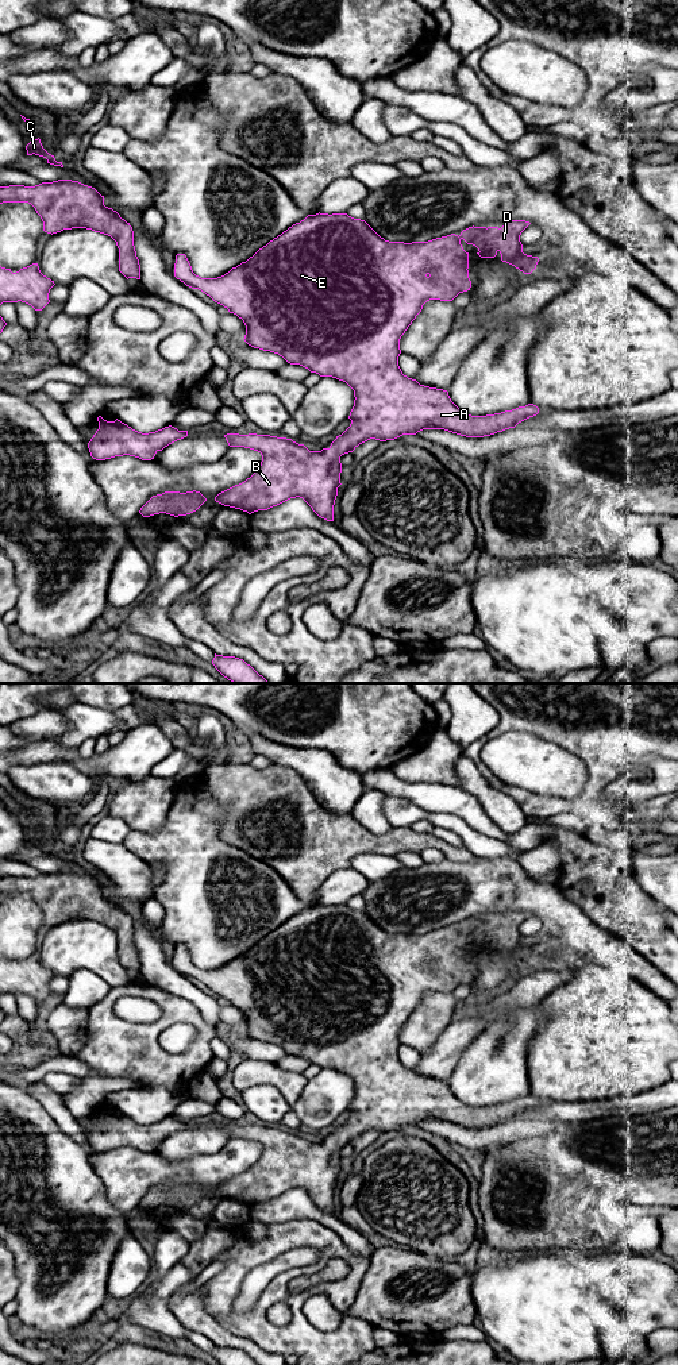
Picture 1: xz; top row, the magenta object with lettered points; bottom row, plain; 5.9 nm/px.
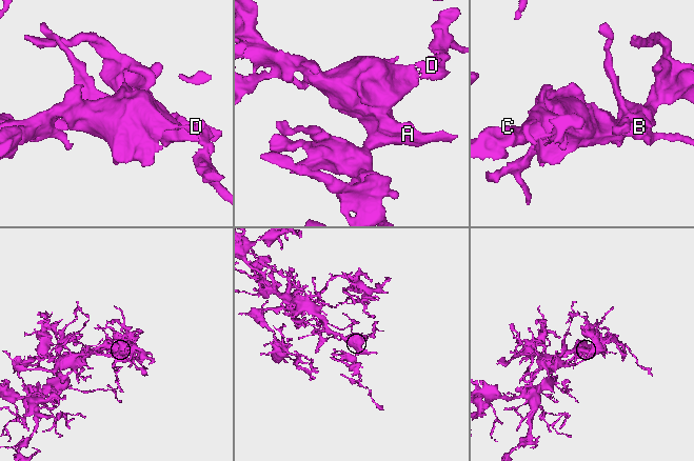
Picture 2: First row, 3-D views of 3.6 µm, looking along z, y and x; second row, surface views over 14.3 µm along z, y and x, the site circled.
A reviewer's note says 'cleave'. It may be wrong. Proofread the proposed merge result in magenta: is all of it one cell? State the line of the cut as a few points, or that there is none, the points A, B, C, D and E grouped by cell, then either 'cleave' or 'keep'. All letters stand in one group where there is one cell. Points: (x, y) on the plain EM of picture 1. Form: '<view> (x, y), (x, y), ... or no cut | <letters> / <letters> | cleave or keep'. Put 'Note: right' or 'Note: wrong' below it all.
no cut | A B C D E | keep
Note: wrong

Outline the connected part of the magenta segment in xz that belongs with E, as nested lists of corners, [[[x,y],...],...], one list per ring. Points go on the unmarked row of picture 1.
[[[316,905],[308,906],[300,914],[293,915],[281,926],[270,932],[266,937],[259,940],[253,948],[250,948],[246,953],[242,953],[236,959],[232,959],[228,964],[217,969],[201,969],[196,967],[192,961],[192,957],[185,945],[176,946],[174,955],[174,968],[184,973],[186,978],[192,980],[199,980],[207,987],[209,987],[215,994],[223,996],[228,1000],[230,1005],[236,1006],[239,1010],[243,1011],[246,1017],[246,1026],[244,1033],[254,1038],[263,1042],[270,1042],[282,1048],[290,1056],[300,1056],[308,1060],[311,1064],[316,1064],[320,1068],[332,1068],[339,1072],[346,1073],[354,1081],[354,1098],[350,1103],[348,1110],[351,1111],[350,1118],[331,1134],[328,1140],[323,1140],[321,1142],[309,1142],[304,1135],[298,1135],[292,1130],[286,1129],[277,1129],[270,1126],[239,1126],[239,1125],[227,1125],[224,1126],[230,1138],[244,1138],[254,1142],[258,1142],[262,1146],[262,1153],[259,1160],[244,1173],[235,1176],[215,1188],[215,1192],[230,1199],[240,1200],[247,1203],[249,1206],[258,1203],[258,1202],[267,1202],[273,1198],[277,1198],[290,1189],[300,1188],[303,1189],[312,1202],[321,1210],[327,1212],[334,1212],[334,1196],[338,1187],[338,1179],[340,1175],[340,1164],[342,1164],[342,1154],[340,1148],[348,1144],[353,1144],[359,1135],[375,1130],[380,1133],[394,1131],[402,1126],[416,1126],[423,1121],[444,1121],[461,1127],[466,1129],[484,1129],[490,1127],[497,1123],[502,1123],[509,1119],[515,1119],[519,1114],[533,1108],[539,1104],[539,1099],[533,1095],[528,1095],[525,1098],[519,1098],[512,1102],[505,1102],[501,1104],[486,1106],[486,1107],[471,1107],[469,1104],[462,1103],[450,1090],[448,1083],[443,1080],[429,1079],[420,1076],[416,1071],[408,1069],[402,1065],[398,1057],[398,1048],[401,1045],[400,1041],[400,1030],[416,1010],[416,1007],[421,1003],[423,996],[429,991],[440,991],[440,992],[452,992],[459,984],[467,983],[471,979],[471,972],[469,969],[469,944],[466,944],[461,936],[463,930],[467,936],[473,936],[478,940],[478,946],[481,949],[494,949],[498,944],[501,945],[501,952],[506,953],[524,965],[531,965],[539,953],[538,948],[527,946],[523,944],[523,936],[520,933],[521,924],[529,917],[529,913],[525,911],[506,911],[501,919],[498,918],[469,918],[461,924],[461,926],[447,926],[442,929],[436,929],[428,933],[389,933],[381,929],[365,911],[354,910],[347,905]]]

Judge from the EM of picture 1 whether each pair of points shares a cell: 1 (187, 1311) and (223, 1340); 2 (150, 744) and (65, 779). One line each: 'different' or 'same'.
1: same
2: different

